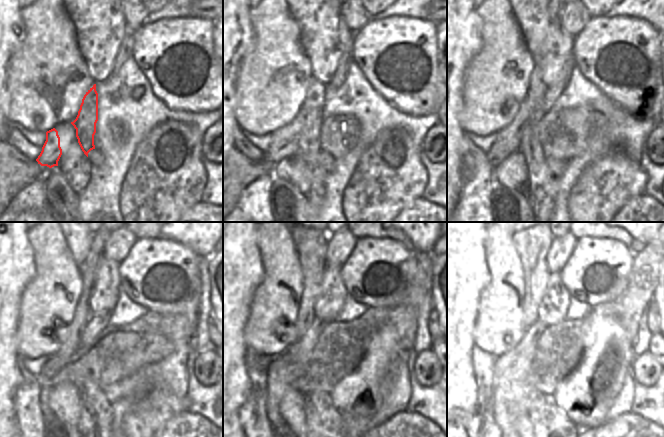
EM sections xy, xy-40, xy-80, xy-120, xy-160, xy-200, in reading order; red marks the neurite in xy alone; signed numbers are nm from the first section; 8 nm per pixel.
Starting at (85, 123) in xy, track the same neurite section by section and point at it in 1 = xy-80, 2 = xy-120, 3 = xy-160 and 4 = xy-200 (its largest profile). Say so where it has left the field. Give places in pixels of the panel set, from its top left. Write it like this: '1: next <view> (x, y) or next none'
1: next xy-80 (520, 135)
2: next xy-120 (82, 314)
3: next xy-160 (311, 244)
4: next xy-200 (532, 244)

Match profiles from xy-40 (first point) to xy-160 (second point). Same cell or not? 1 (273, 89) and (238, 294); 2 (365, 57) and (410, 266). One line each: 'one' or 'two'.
1: two
2: one

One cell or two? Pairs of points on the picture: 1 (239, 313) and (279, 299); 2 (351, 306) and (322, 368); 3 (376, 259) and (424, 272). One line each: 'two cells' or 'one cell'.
1: two cells
2: two cells
3: two cells

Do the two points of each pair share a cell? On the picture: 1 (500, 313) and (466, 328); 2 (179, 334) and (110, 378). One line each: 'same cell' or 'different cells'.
1: different cells
2: same cell

